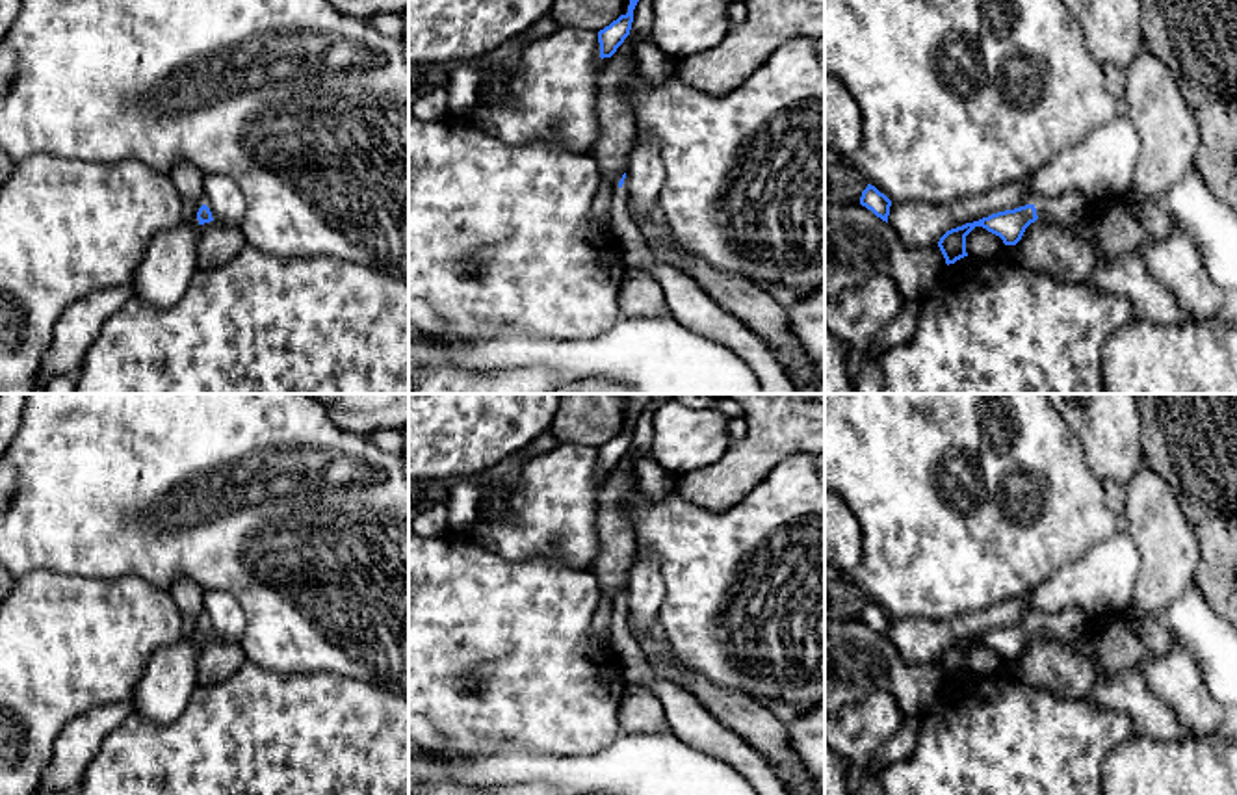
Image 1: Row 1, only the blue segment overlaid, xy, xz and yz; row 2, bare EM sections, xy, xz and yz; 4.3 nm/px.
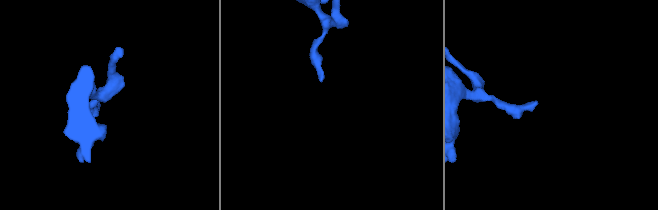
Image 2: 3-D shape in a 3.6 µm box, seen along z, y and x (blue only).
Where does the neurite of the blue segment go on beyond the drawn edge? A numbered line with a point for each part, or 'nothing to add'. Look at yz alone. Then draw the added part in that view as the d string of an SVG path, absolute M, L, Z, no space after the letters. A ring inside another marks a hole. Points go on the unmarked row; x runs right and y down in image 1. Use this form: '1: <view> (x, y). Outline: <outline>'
1: yz (1070, 626). Outline: M1066 609L1057 617L1038 617L1035 624L1038 635L1075 645L1090 641L1098 630L1098 617L1081 609Z

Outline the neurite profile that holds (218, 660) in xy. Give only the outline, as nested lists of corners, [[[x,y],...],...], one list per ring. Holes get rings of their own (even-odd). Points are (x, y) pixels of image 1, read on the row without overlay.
[[[210,637],[199,641],[197,674],[199,685],[212,685],[230,678],[243,667],[247,656],[240,643]]]

